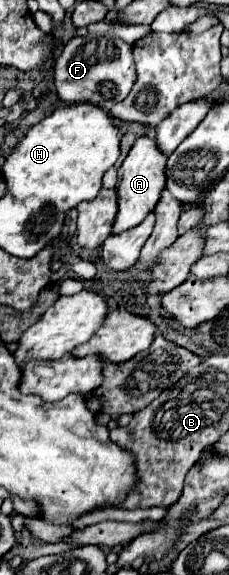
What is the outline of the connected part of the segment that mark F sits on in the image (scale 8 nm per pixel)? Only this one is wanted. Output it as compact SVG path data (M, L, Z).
M90 34L84 38L72 38L64 46L62 54L56 58L56 64L54 64L56 92L58 92L58 98L66 104L94 104L108 112L118 100L124 100L130 94L134 80L136 80L136 68L134 68L134 58L132 58L132 46L116 36L106 36L100 40L92 38Z

